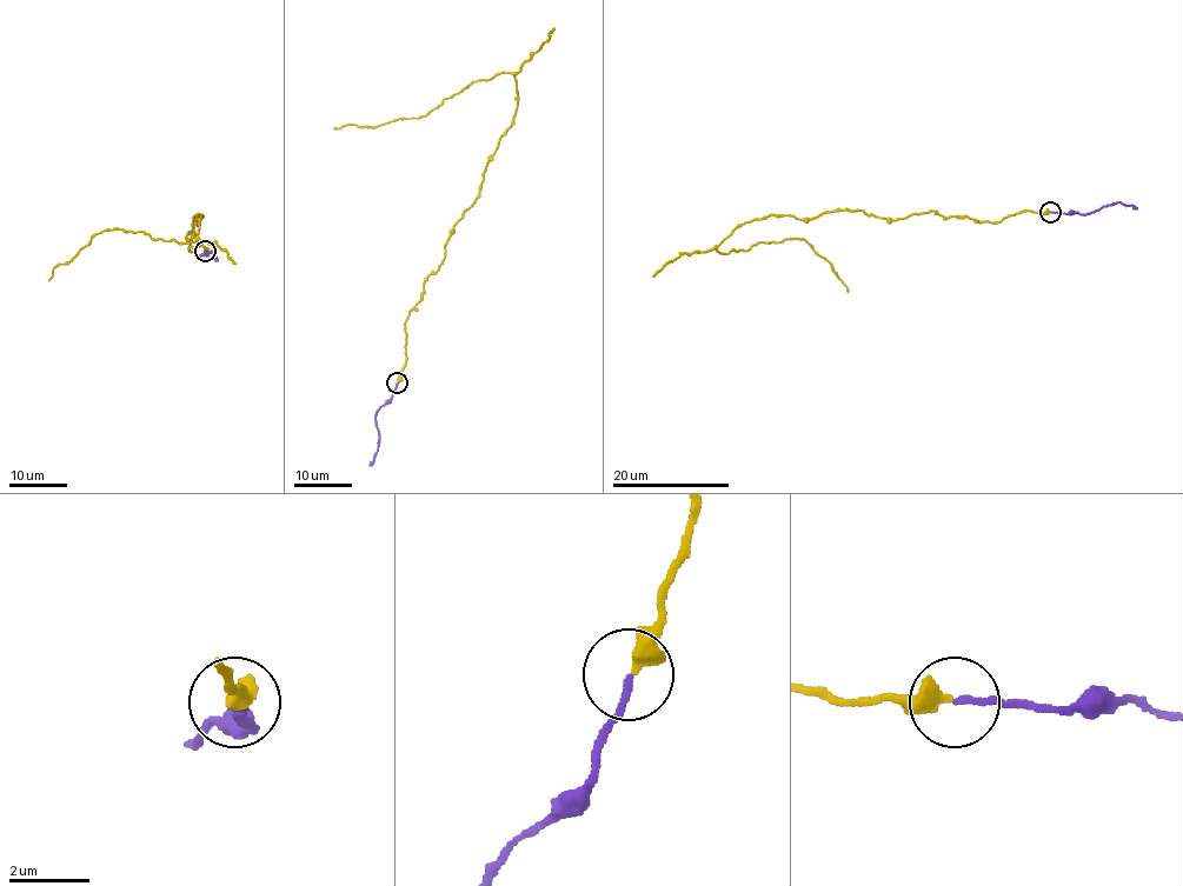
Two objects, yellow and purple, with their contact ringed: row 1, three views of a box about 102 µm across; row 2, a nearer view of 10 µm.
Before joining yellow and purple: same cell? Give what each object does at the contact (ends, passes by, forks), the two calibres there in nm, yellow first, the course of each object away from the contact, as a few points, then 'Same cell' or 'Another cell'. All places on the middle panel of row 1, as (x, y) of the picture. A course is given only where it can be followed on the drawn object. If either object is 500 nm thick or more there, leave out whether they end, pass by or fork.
At the ring yellow ends. At the ring purple ends. Thickness 400 nm (yellow) against 160 nm. Course of yellow: (397, 382), (409, 311), (511, 127), (514, 75), (471, 81), (425, 115), (333, 128). Course of purple: (397, 382), (392, 395), (377, 411), (377, 451), (370, 466). Same cell

